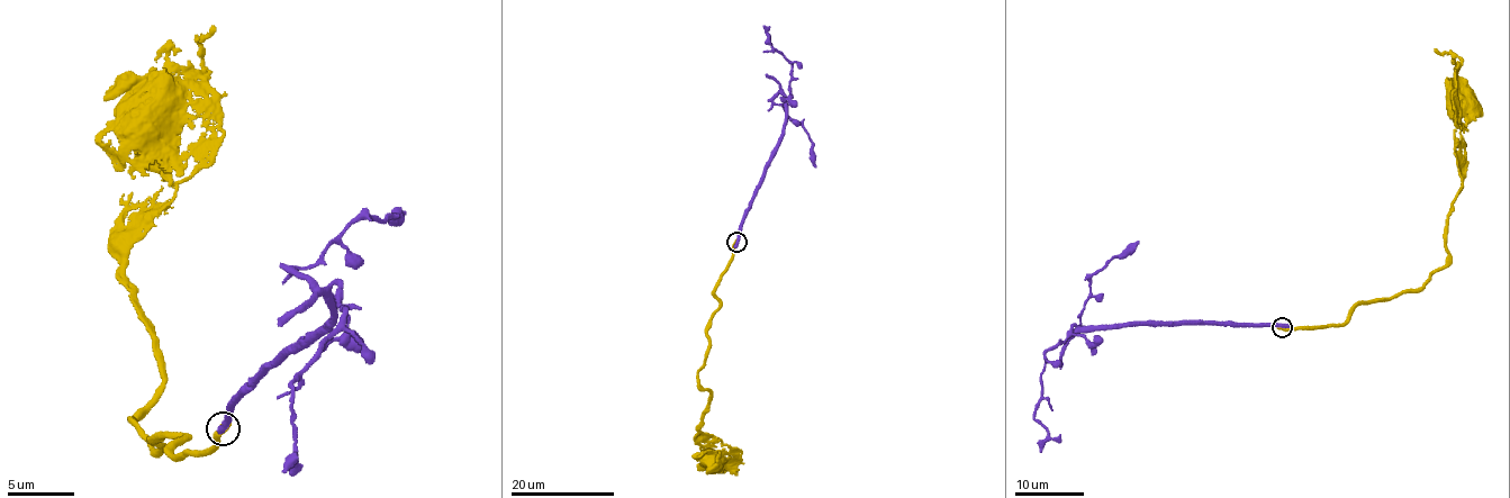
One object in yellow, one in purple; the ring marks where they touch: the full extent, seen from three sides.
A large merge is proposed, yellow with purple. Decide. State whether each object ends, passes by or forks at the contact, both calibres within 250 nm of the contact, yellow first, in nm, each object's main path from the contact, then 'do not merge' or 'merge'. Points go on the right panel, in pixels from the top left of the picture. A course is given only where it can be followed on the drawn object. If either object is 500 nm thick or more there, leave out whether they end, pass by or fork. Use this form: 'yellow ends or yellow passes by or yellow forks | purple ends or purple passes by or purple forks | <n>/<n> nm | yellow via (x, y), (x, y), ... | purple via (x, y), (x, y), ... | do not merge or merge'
500/550 nm | yellow via (1283, 327), (1345, 322), (1358, 305), (1412, 291), (1445, 264), (1447, 225), (1462, 187), (1453, 136), (1461, 100) | purple via (1283, 327), (1156, 320), (1073, 327), (1072, 335), (1046, 352), (1034, 419), (1047, 431), (1040, 452) | do not merge

